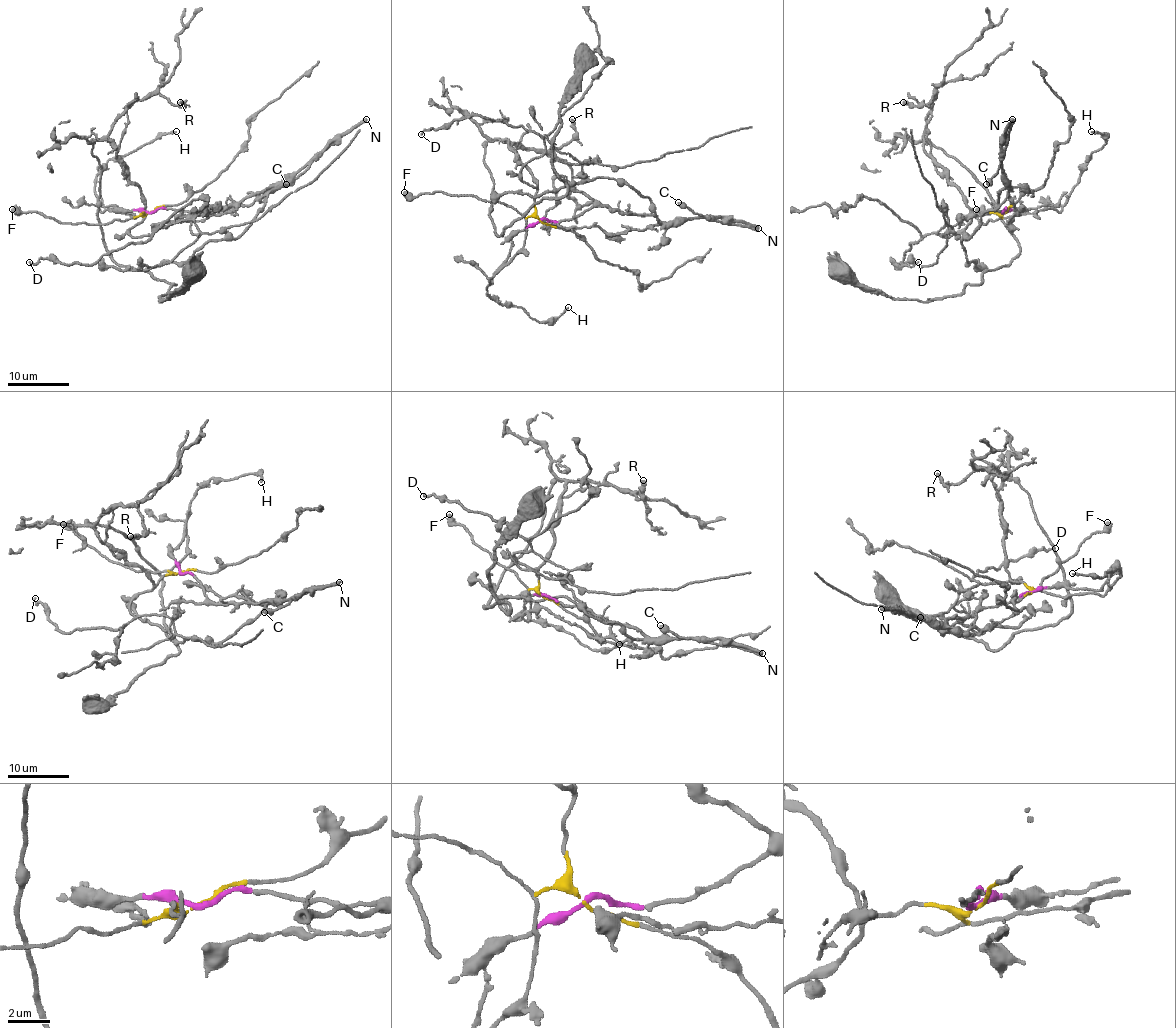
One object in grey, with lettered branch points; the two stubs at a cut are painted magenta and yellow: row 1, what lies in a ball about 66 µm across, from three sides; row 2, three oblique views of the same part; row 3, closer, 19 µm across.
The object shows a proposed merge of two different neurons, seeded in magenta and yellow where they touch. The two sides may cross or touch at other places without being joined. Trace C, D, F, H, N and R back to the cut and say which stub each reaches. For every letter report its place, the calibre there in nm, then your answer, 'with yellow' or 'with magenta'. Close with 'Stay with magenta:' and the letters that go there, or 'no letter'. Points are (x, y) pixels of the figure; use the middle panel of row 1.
C: place (678, 202); calibre 550 nm; with magenta
D: place (421, 134); calibre 100 nm; with yellow
F: place (404, 192); calibre 550 nm; with yellow
H: place (568, 307); calibre 180 nm; with yellow
N: place (758, 228); calibre 360 nm; with magenta
R: place (572, 119); calibre 360 nm; with yellow
Stay with magenta: C, N

